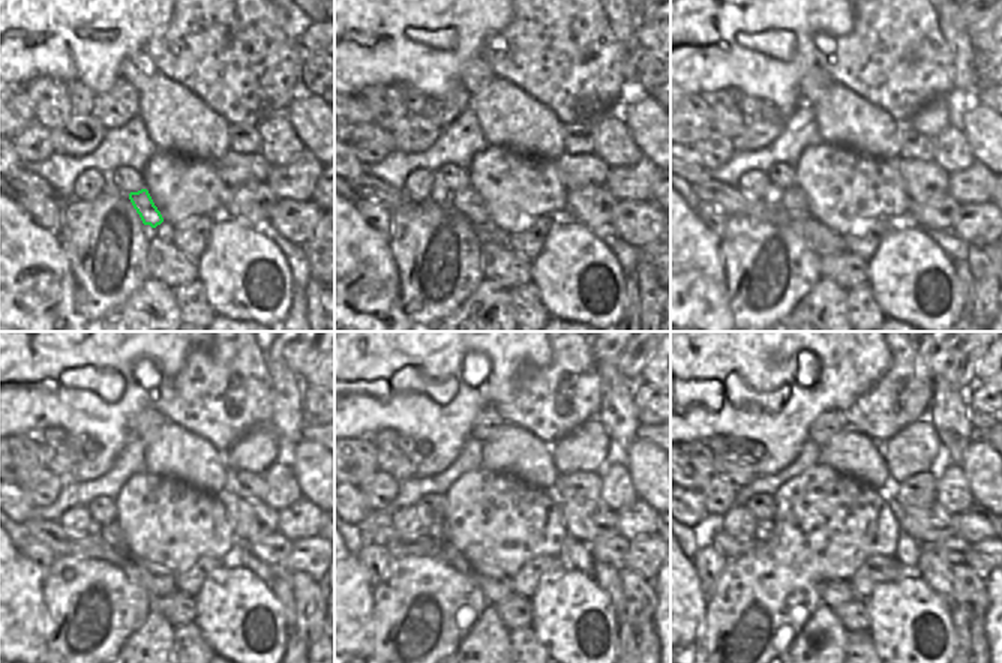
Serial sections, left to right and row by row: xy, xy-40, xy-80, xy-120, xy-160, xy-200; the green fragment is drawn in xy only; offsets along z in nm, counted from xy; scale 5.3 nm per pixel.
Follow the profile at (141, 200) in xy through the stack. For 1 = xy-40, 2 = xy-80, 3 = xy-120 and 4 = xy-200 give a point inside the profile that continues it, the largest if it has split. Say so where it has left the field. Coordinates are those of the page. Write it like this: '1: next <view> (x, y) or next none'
1: next xy-40 (467, 201)
2: next xy-80 (794, 200)
3: next xy-120 (111, 533)
4: next xy-200 (764, 530)

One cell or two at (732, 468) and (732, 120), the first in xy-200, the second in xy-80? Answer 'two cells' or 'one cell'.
one cell

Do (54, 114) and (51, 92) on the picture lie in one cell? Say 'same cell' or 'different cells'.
same cell

